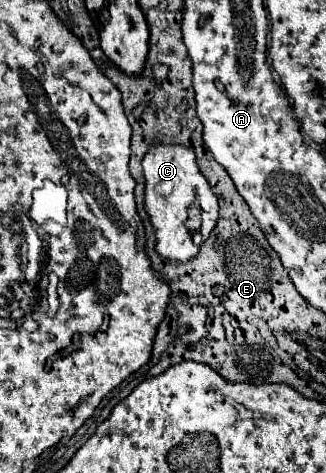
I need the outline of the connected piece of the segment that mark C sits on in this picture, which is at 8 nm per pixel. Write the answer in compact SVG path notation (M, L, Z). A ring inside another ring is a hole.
M154 143L144 155L142 167L146 177L146 209L156 227L156 251L170 261L190 261L218 219L218 199L200 173L194 151L178 143Z

